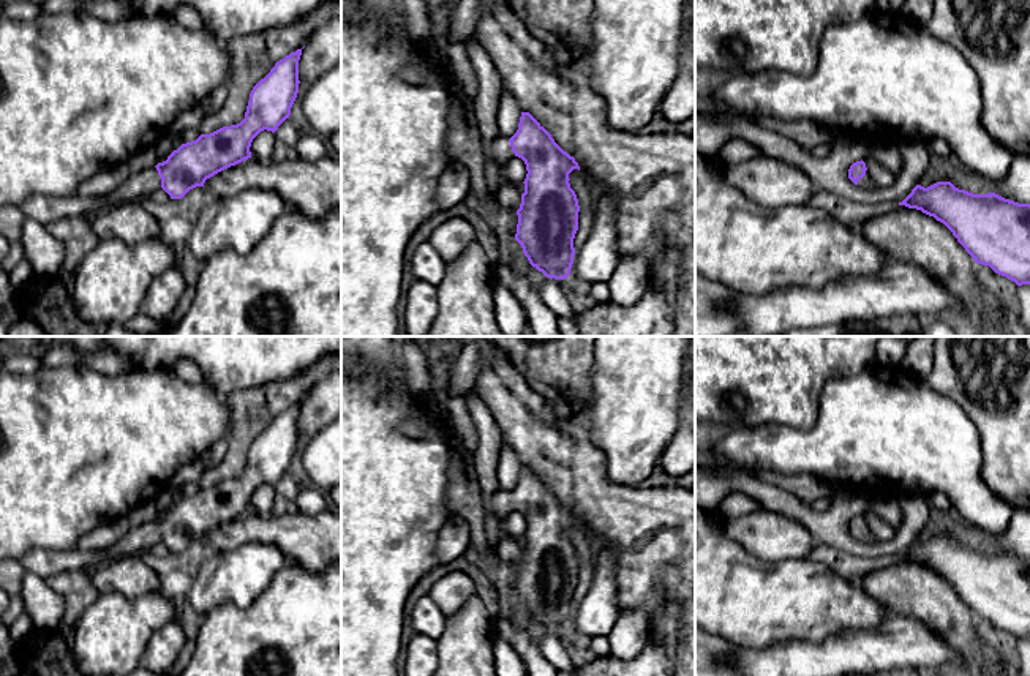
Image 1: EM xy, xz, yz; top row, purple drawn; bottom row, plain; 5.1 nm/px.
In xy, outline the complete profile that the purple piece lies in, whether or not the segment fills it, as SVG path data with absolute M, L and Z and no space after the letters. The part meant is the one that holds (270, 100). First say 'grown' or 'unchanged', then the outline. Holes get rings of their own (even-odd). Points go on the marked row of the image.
grown; M302 49L276 62L250 93L245 118L196 141L182 144L166 161L133 174L114 193L98 197L52 197L36 194L19 205L25 218L49 224L66 216L92 218L101 207L141 201L163 188L171 199L182 199L190 190L204 186L215 174L251 158L251 142L264 130L275 133L289 118L299 93L299 60Z

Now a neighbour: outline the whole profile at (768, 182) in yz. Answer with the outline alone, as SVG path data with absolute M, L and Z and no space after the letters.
M765 155L727 164L725 180L765 208L809 204L815 186L798 167Z

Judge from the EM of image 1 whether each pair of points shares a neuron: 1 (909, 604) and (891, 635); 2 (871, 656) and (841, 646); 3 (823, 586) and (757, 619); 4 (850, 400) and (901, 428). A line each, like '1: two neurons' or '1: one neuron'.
1: two neurons
2: one neuron
3: one neuron
4: one neuron

